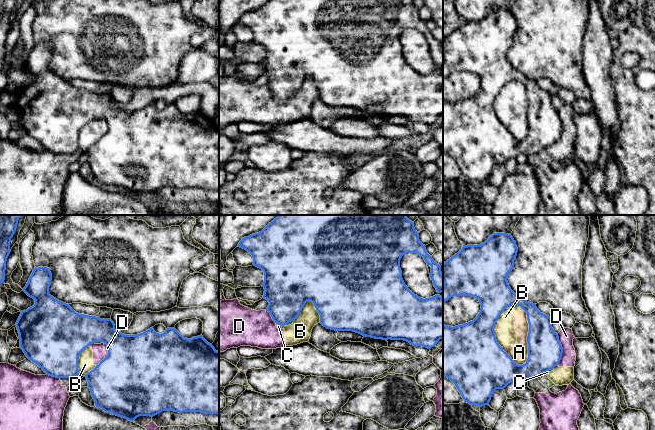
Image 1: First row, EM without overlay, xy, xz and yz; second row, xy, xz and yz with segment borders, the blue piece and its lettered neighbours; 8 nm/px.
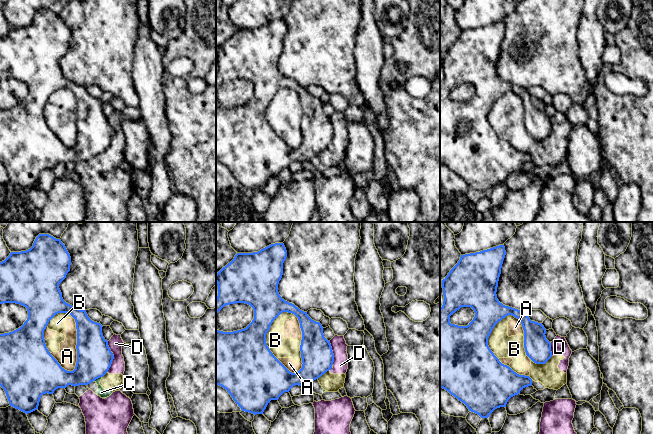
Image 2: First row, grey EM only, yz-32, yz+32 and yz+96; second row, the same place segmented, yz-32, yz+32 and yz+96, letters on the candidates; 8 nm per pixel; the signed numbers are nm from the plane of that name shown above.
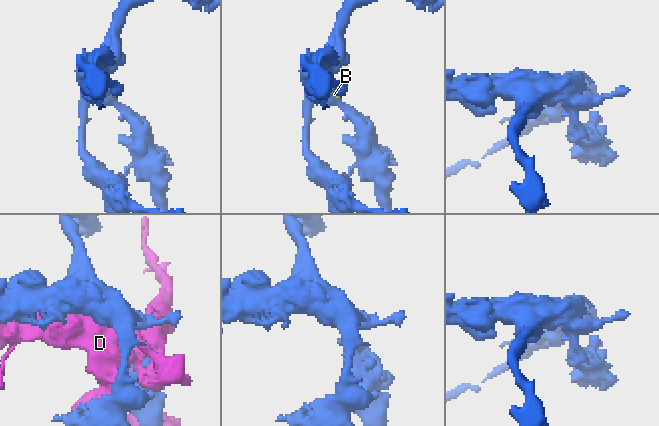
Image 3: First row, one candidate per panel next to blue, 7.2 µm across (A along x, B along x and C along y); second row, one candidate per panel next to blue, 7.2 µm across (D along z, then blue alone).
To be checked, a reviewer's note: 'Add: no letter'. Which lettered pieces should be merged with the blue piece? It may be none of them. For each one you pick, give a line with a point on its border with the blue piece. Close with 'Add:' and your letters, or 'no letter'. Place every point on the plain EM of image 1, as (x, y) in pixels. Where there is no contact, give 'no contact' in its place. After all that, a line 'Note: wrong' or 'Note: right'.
Add: no letter
Note: right

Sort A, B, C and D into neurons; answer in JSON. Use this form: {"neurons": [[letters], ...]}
{"neurons": [["A", "B", "C", "D"]]}

